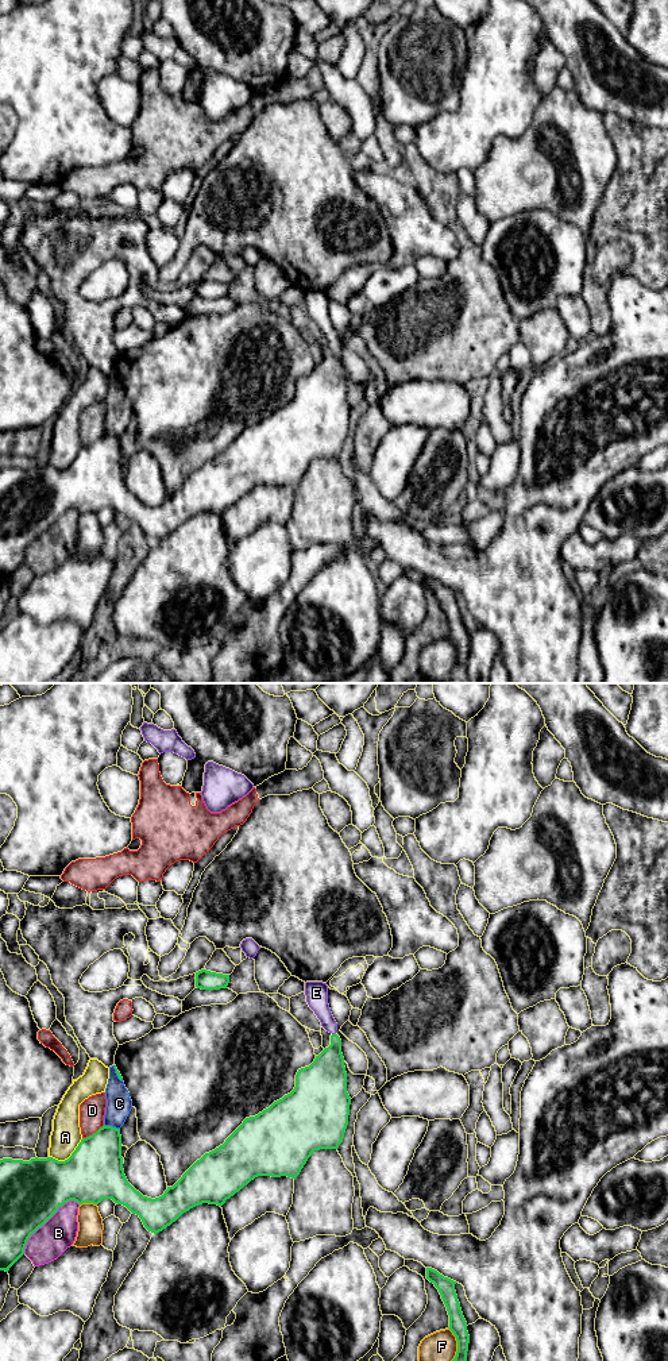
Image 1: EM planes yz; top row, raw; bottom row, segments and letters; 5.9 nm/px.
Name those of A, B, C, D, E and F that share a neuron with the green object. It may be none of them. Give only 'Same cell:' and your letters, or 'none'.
Same cell: E

